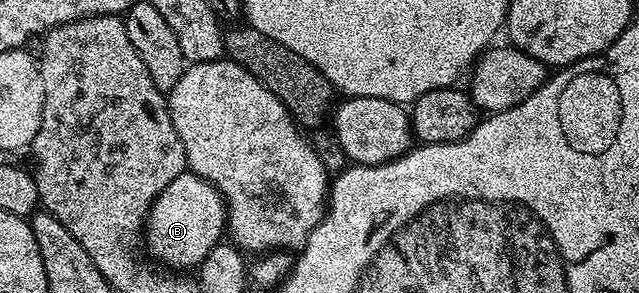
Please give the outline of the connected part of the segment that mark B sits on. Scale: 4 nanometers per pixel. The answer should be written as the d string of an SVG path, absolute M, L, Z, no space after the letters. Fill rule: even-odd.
M184 171L169 183L169 187L165 187L165 191L161 191L153 203L145 226L145 249L168 270L191 271L202 263L215 245L224 240L226 227L227 204L217 187L193 172Z

